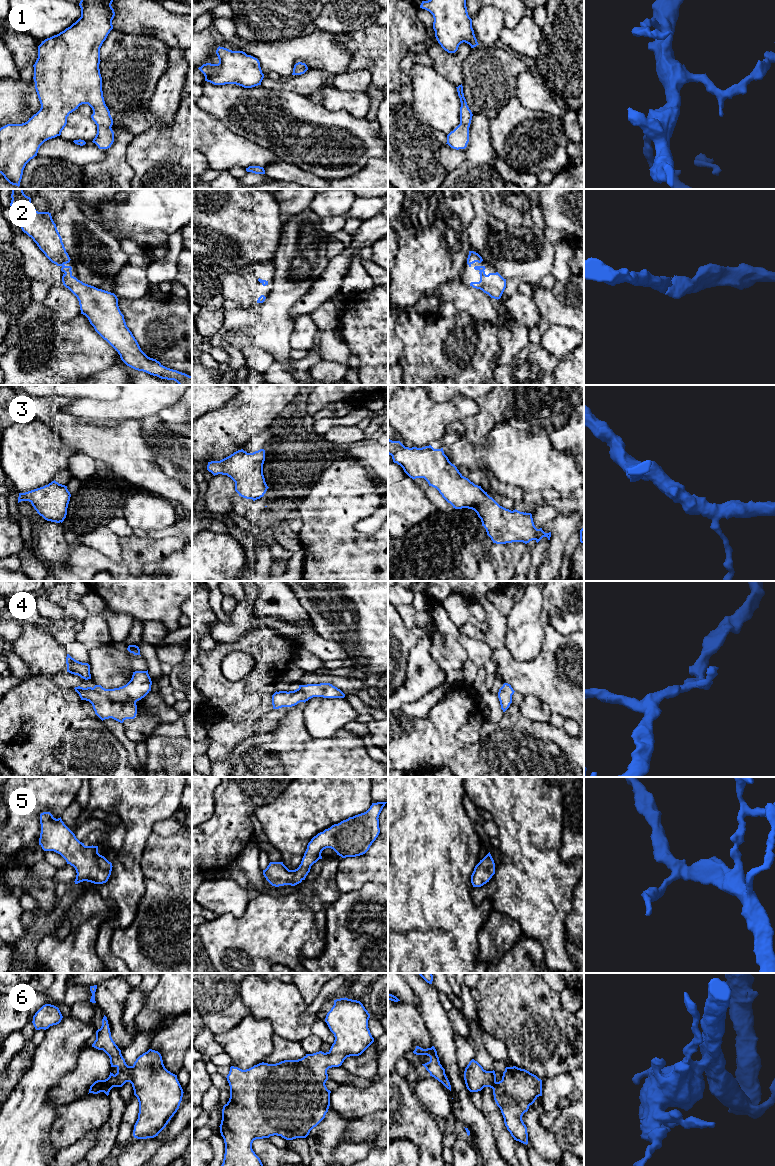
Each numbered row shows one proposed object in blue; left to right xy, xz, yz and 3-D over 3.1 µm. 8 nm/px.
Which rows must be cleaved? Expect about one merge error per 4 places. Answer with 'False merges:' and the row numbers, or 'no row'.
False merges: no row

